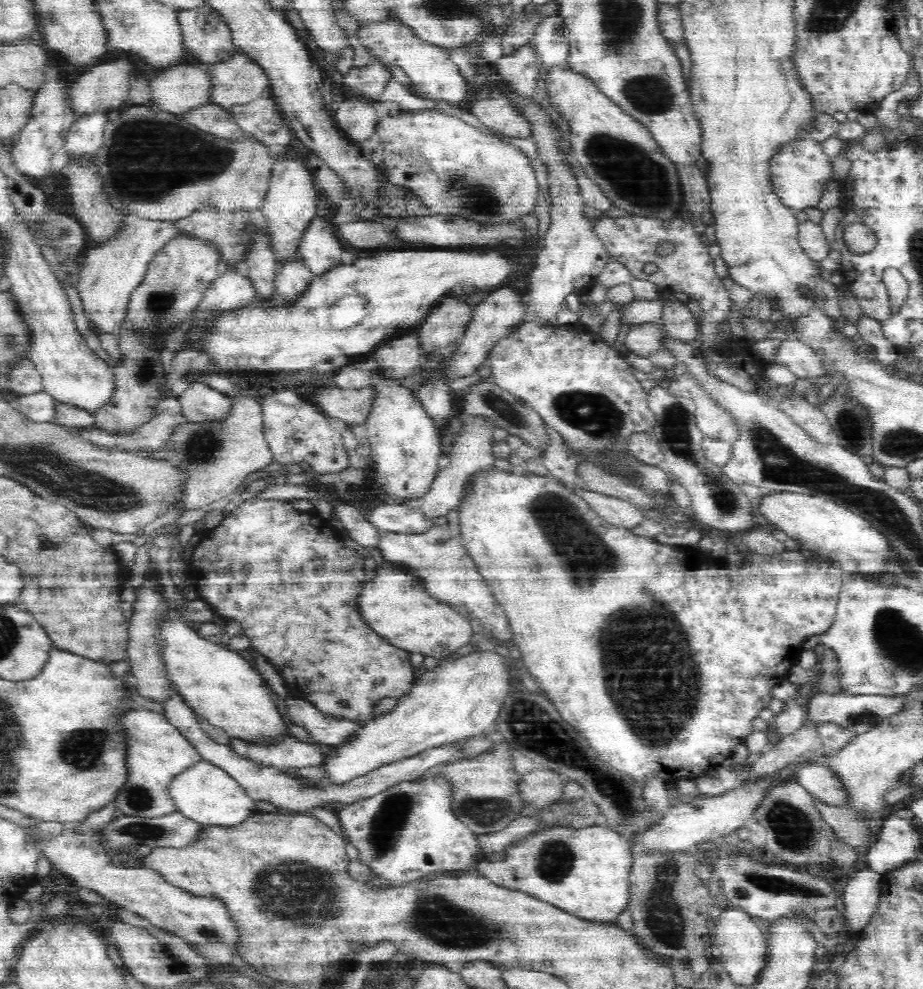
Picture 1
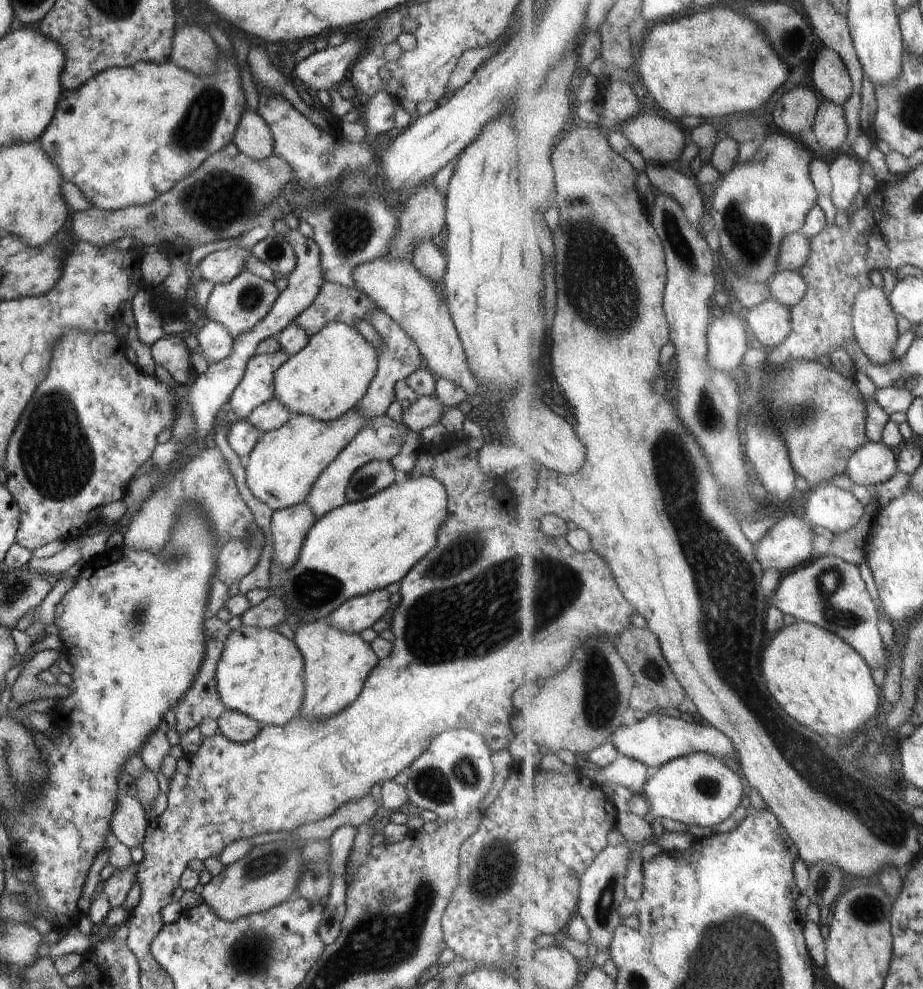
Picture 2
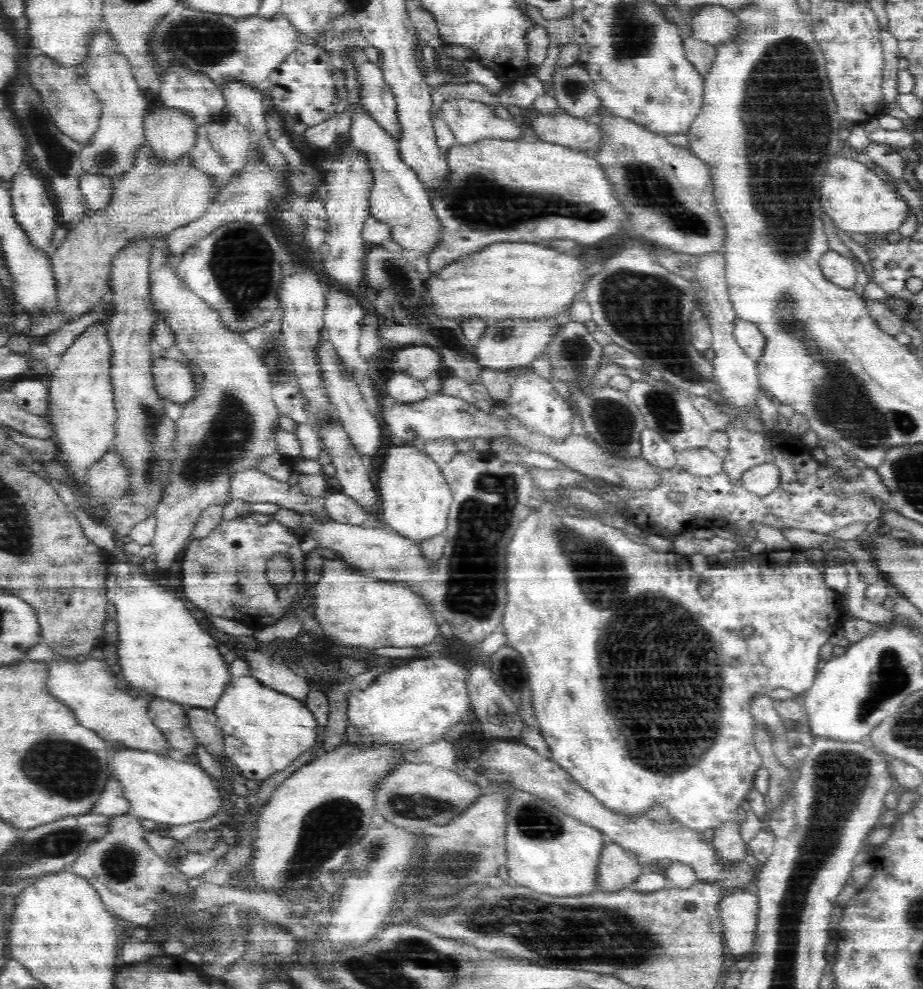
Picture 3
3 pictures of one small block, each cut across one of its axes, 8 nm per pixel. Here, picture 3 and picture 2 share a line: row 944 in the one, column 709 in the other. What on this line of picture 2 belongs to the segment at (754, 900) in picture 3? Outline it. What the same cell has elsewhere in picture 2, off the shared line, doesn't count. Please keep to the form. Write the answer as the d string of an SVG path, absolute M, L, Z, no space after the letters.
M651 713L645 719L631 726L624 725L615 732L613 743L620 754L642 761L646 766L663 767L681 756L691 755L696 752L707 752L718 754L720 757L729 756L732 761L733 752L737 752L732 739L718 730L714 725L704 724L688 720L684 715L680 718L665 716L664 714Z

